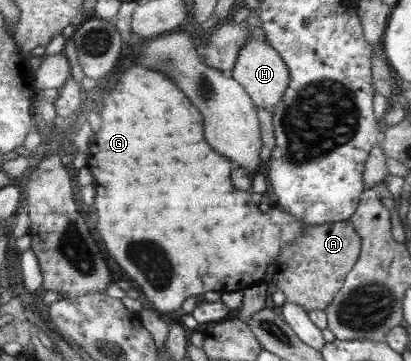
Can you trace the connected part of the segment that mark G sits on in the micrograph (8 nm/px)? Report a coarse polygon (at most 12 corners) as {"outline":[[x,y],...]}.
{"outline":[[144,67],[104,101],[96,229],[168,321],[306,223],[234,189]]}

